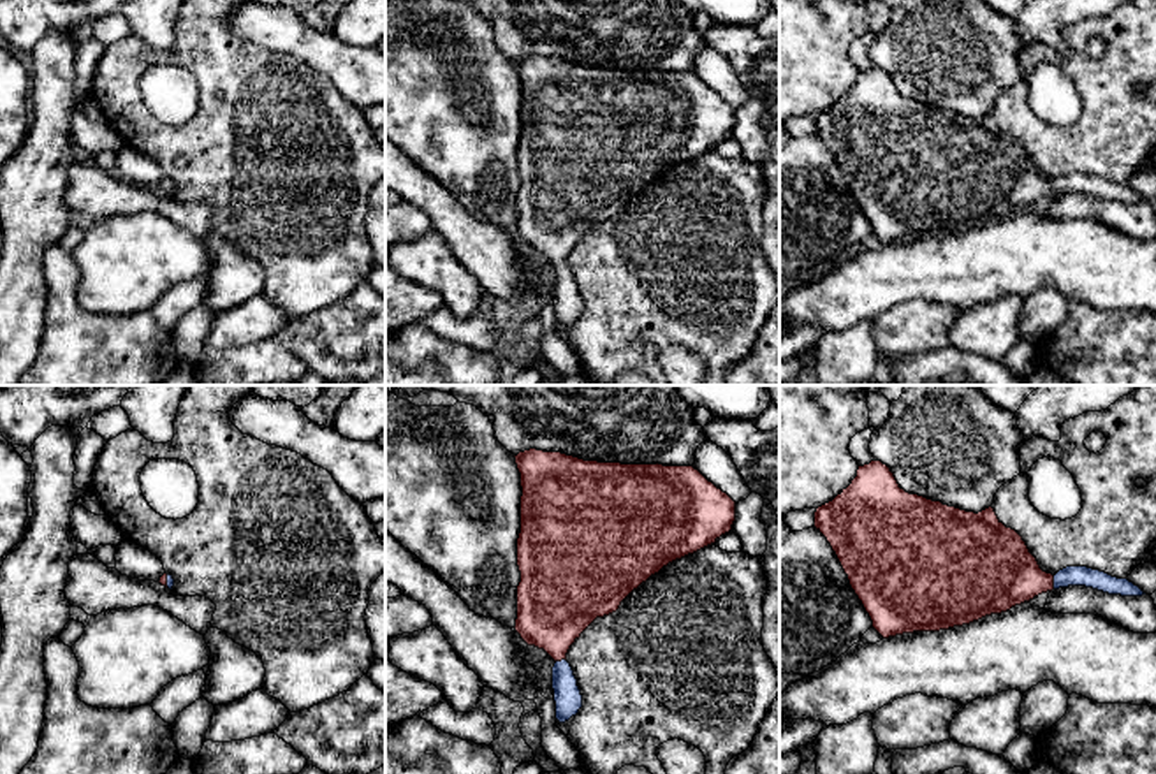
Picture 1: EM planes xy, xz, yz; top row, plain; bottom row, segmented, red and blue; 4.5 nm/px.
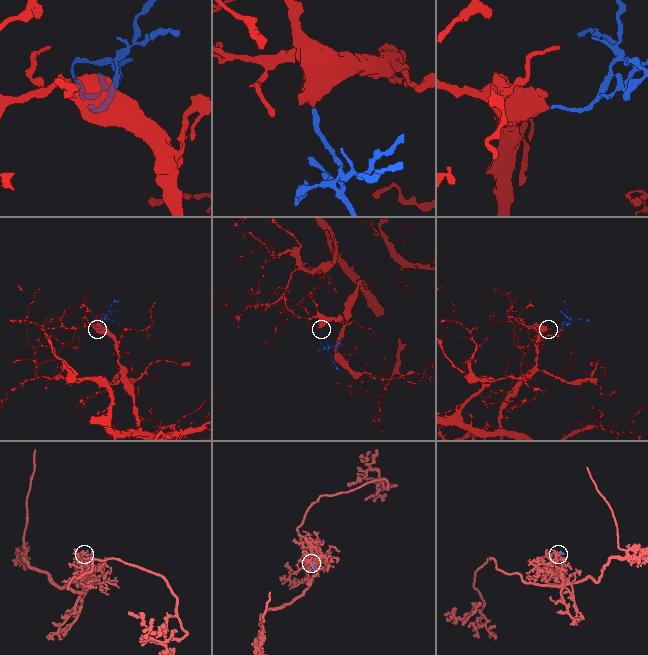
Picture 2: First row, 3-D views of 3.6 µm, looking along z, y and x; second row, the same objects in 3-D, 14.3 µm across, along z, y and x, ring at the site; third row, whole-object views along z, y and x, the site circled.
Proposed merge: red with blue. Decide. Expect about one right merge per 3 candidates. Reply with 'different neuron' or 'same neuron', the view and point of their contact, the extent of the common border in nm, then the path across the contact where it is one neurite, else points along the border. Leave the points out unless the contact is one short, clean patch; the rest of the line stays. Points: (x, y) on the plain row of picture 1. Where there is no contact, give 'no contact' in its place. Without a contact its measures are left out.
same neuron; contact yz (1053, 189); length 60 nm; way yz (1000, 178), (1053, 189), (1072, 182)

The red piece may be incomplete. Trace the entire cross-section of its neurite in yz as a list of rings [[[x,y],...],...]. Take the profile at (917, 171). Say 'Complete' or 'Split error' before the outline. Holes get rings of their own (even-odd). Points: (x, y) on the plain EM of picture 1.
Split error. [[[882,67],[859,72],[852,90],[816,114],[815,134],[830,150],[883,245],[969,230],[1068,192],[1121,202],[1145,201],[1128,185],[1087,172],[1066,172],[1056,181],[1043,178],[1022,142],[1006,134],[992,113],[975,120],[910,100]]]

